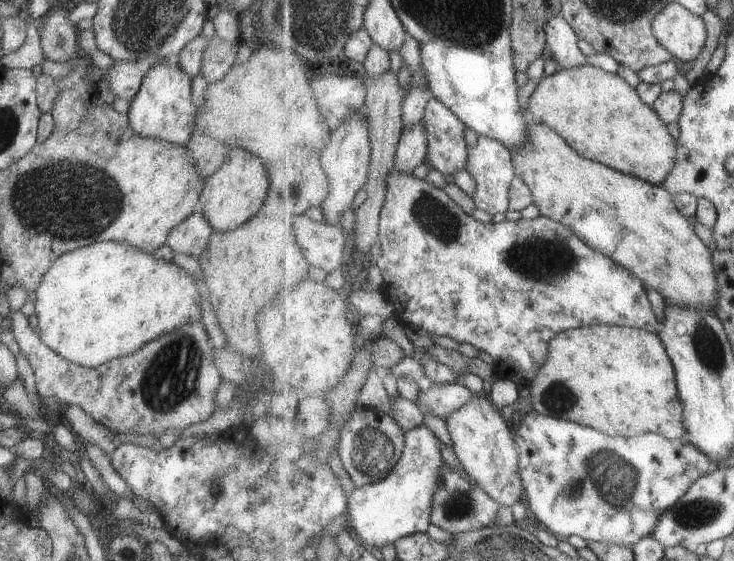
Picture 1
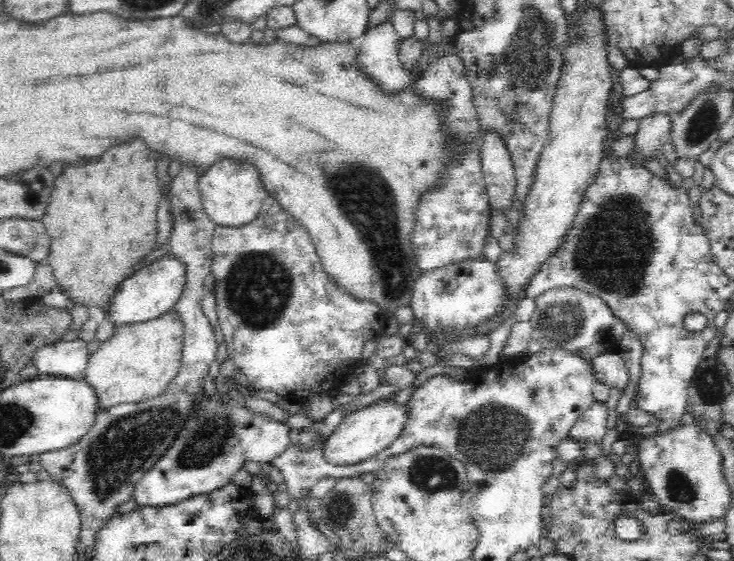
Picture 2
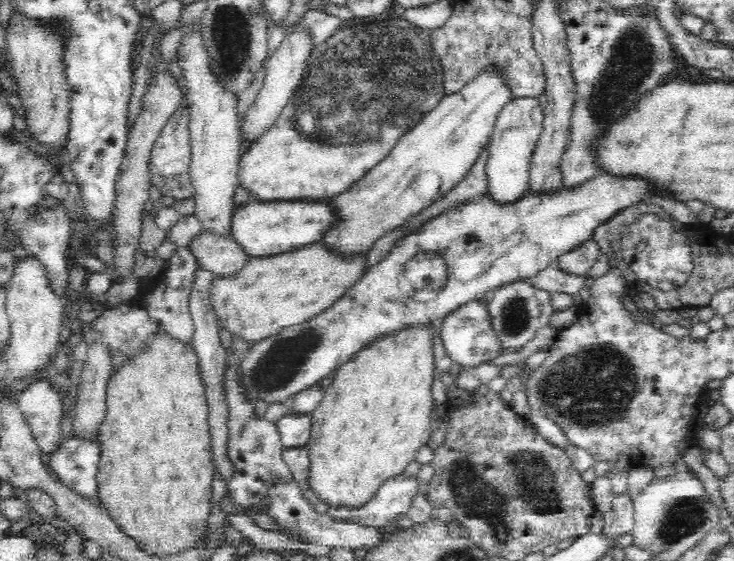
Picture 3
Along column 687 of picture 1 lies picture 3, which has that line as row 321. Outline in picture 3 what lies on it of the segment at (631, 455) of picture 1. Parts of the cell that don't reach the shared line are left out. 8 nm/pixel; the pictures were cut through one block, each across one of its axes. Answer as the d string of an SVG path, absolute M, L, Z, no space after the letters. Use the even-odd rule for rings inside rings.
M489 294L469 299L462 306L456 306L456 310L448 312L439 323L441 345L451 361L460 366L460 372L474 370L506 351L500 336L496 335L496 328L492 327L492 316L487 309L489 299Z

